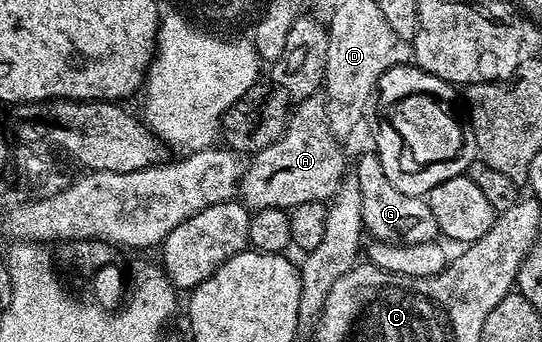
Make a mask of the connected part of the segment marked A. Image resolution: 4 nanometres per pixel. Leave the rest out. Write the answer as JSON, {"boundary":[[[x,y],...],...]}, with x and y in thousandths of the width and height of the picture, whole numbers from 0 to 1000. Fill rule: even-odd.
{"boundary":[[[577,281],[544,301],[531,336],[524,392],[498,433],[463,453],[459,480],[443,512],[439,567],[452,602],[467,617],[483,608],[537,608],[566,591],[603,594],[625,553],[637,518],[629,418],[605,374],[601,327],[590,333],[598,287]]]}

